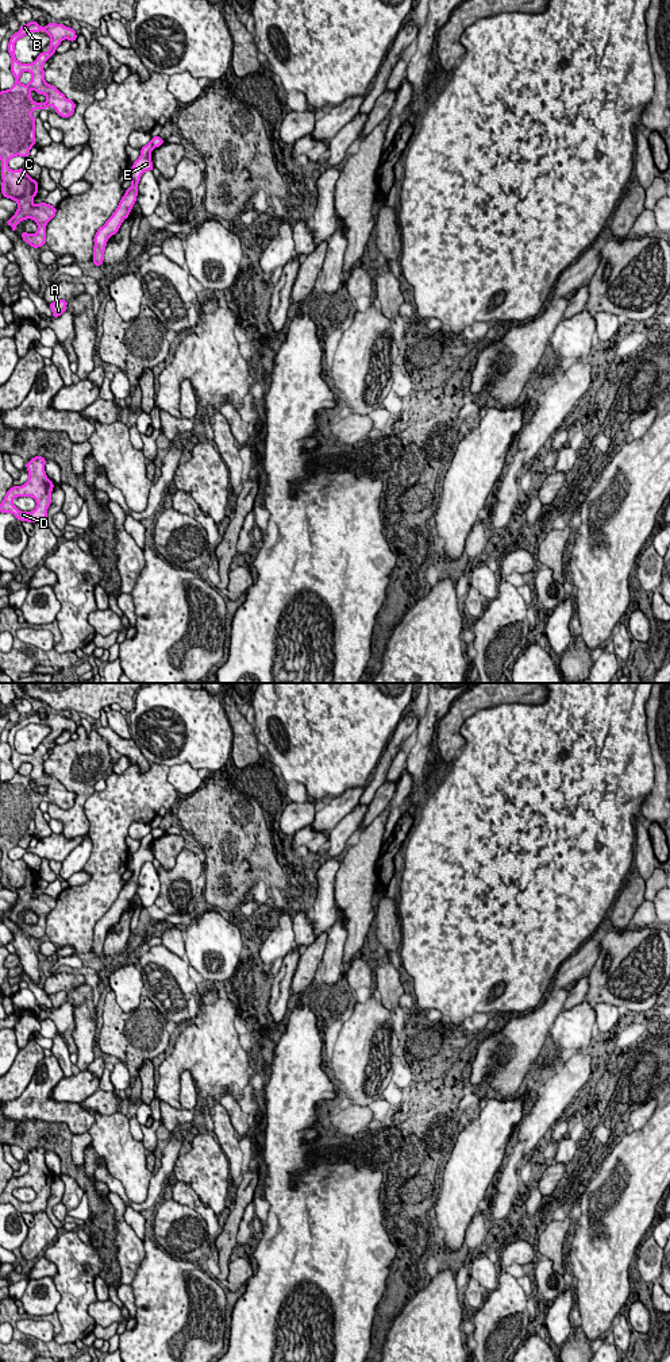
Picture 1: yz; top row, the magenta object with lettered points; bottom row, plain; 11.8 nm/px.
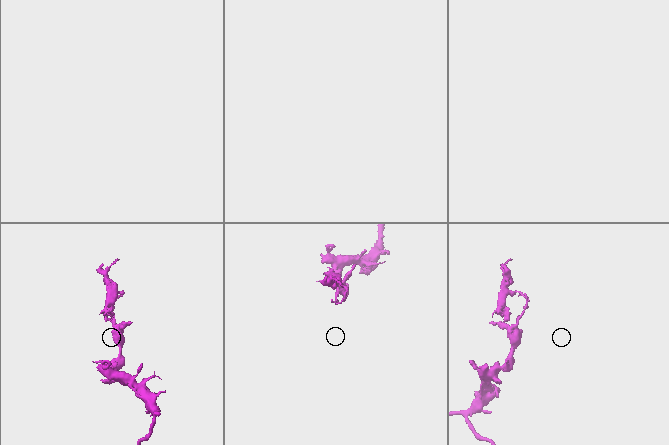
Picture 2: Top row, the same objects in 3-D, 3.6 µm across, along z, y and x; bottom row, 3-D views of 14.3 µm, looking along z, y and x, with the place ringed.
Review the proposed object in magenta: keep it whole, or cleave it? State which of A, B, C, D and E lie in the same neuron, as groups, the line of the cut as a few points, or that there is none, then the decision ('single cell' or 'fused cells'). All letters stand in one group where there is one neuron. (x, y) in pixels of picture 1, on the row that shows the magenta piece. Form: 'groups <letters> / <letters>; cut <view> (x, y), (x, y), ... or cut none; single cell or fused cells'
groups A D E / B C; cut yz (150, 142), (153, 147); fused cells

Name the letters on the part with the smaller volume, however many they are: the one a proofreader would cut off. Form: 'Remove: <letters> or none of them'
Remove: B, C

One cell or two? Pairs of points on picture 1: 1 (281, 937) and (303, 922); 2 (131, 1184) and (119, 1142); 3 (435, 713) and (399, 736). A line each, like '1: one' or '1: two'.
1: two
2: one
3: two

